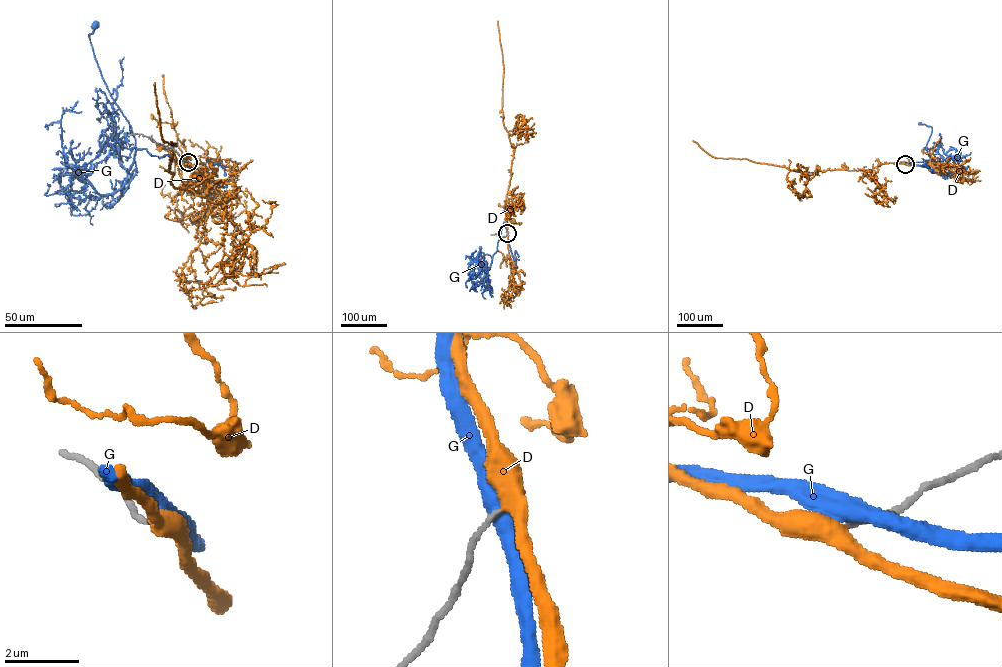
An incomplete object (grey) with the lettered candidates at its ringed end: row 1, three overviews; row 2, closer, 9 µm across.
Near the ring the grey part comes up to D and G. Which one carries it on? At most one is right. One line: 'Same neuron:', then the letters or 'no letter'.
Same neuron: D

